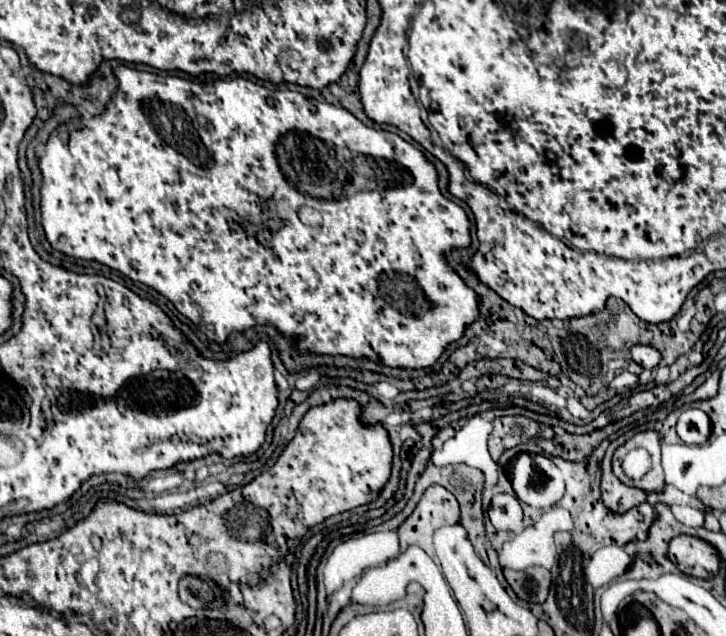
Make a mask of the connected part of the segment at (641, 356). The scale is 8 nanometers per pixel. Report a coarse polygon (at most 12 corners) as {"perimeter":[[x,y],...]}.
{"perimeter":[[634,345],[630,355],[644,369],[654,369],[662,355],[650,345]]}

